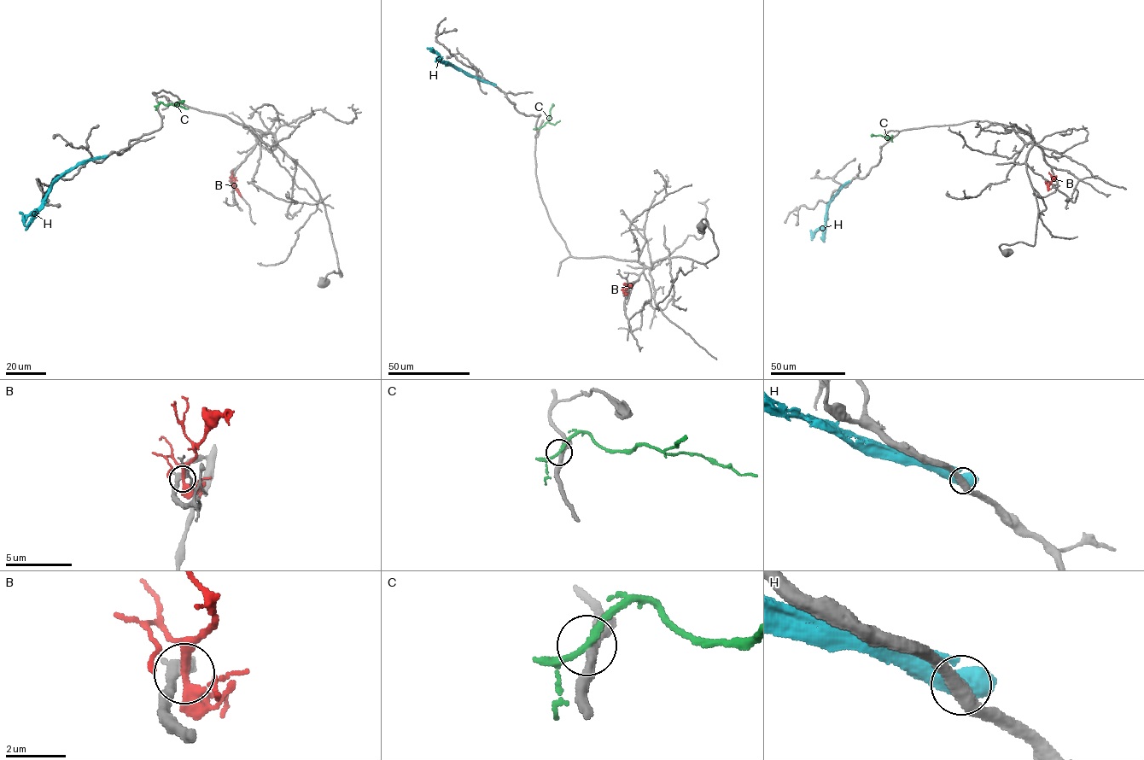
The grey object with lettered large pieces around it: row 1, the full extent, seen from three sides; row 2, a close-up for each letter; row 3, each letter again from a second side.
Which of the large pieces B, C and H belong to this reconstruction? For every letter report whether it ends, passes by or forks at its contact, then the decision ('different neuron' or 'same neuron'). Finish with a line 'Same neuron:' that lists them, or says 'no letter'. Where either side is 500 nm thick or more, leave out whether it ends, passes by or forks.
B: it forks there; different neuron
C: it passes by; different neuron
H: different neuron
Same neuron: no letter

